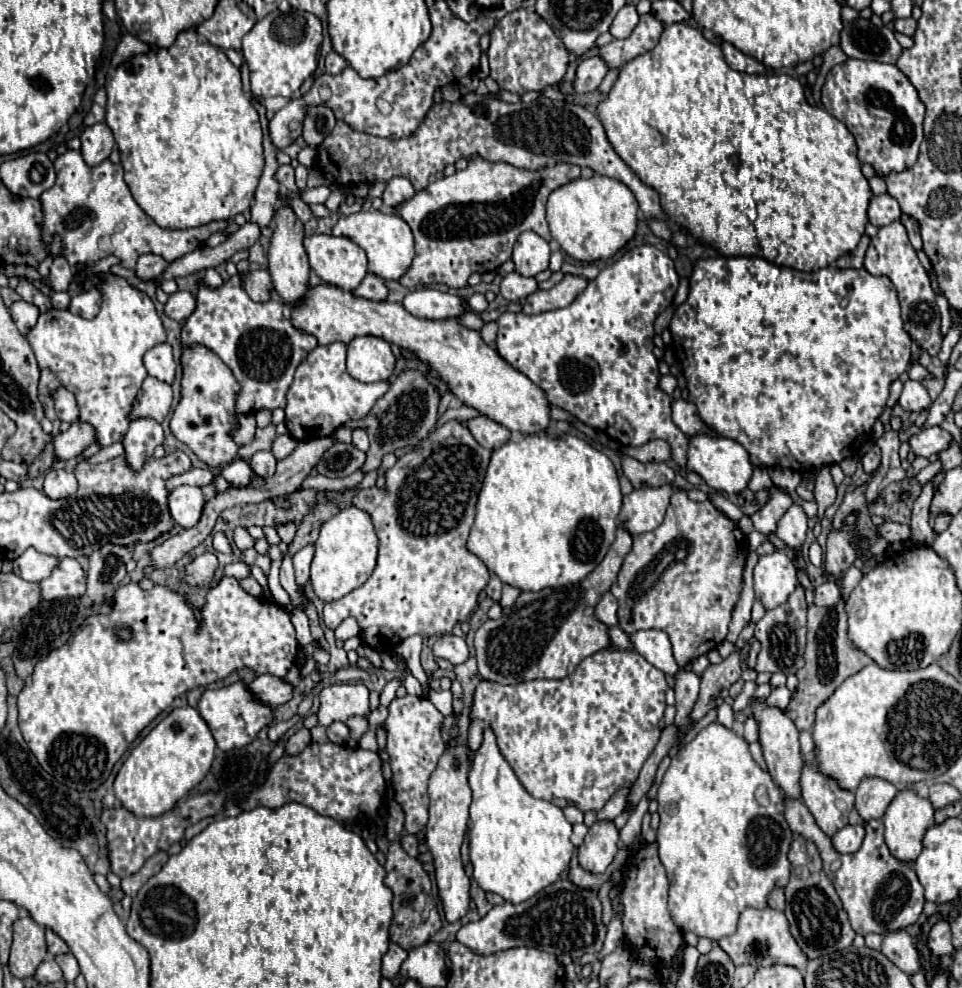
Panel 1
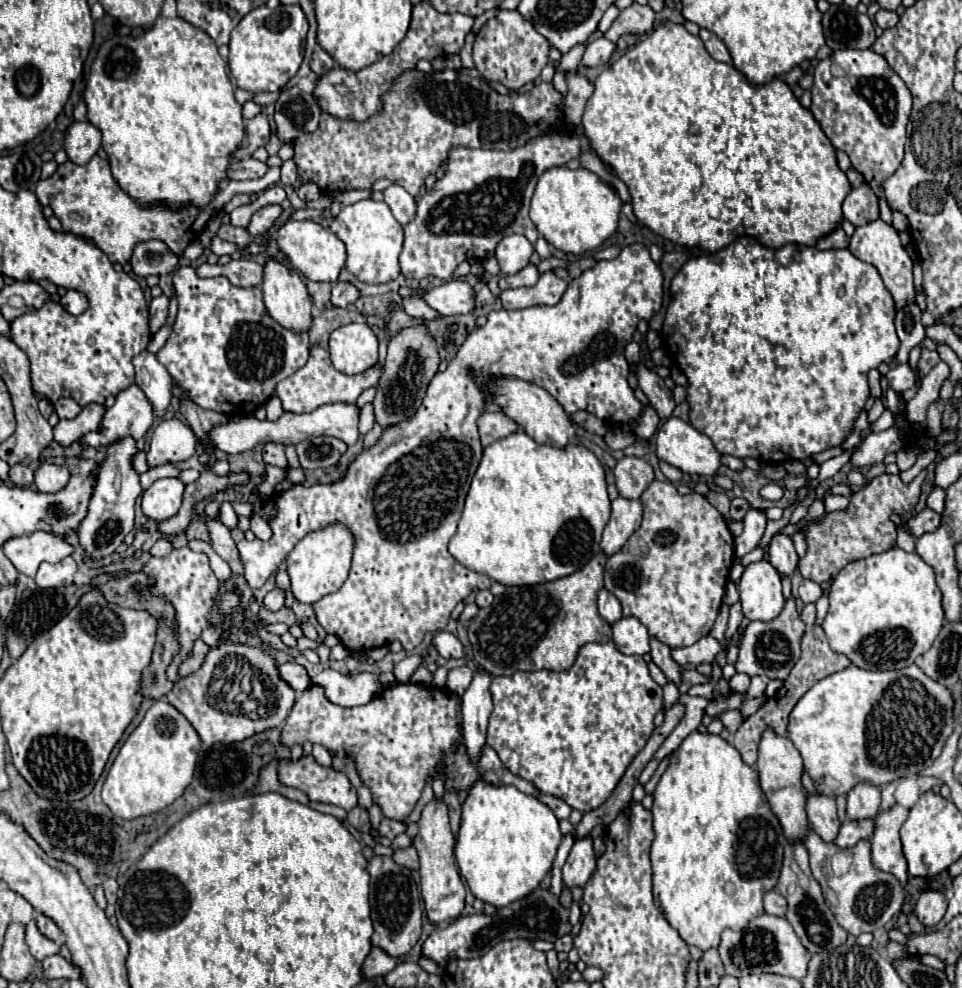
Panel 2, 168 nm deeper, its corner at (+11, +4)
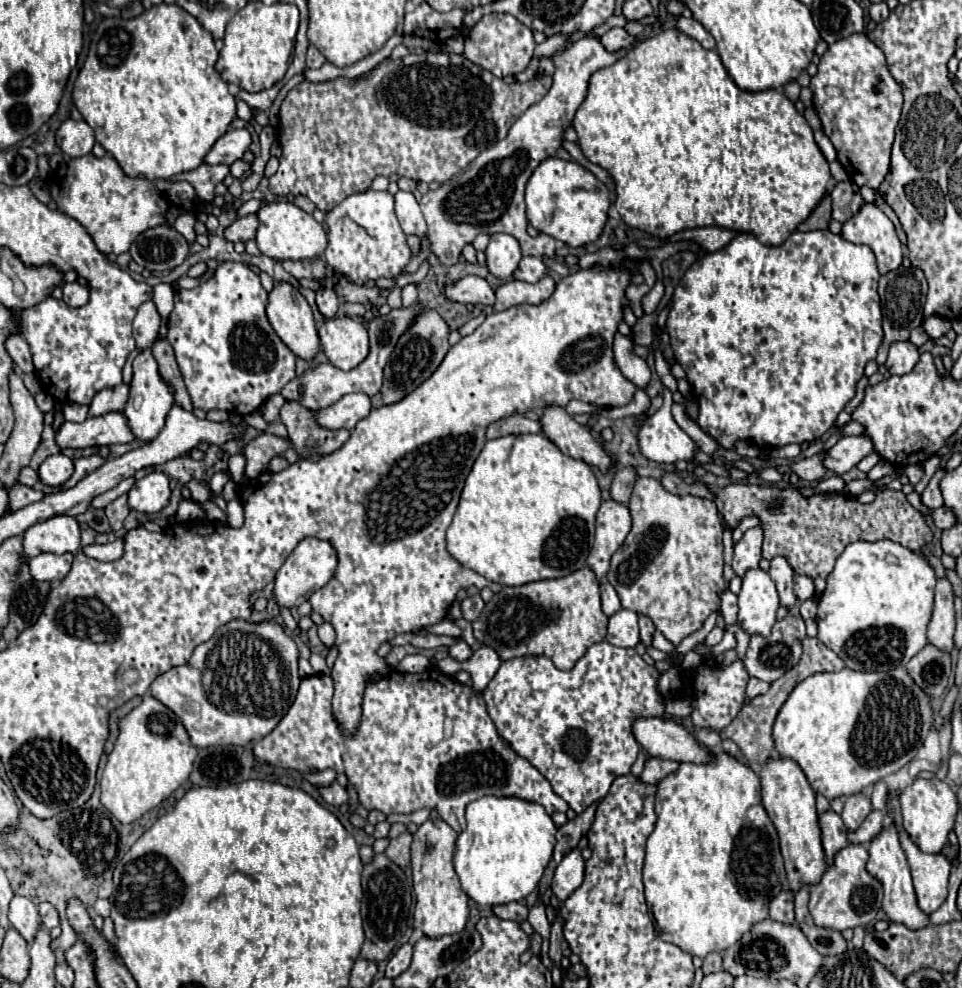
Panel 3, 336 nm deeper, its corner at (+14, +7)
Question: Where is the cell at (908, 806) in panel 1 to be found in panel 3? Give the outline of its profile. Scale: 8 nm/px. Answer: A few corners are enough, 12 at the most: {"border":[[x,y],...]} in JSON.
{"border":[[897,827],[869,843],[867,871],[883,883],[883,909],[895,923],[921,929],[909,863]]}

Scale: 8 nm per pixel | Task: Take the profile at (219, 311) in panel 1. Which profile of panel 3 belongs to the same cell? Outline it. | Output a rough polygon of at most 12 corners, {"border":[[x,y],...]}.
{"border":[[245,263],[175,293],[195,407],[257,411],[297,357]]}

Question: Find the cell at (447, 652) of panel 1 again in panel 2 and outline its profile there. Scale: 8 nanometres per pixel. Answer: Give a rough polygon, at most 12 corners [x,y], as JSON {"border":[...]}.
{"border":[[450,632],[434,634],[434,648],[444,658],[462,658],[464,648]]}

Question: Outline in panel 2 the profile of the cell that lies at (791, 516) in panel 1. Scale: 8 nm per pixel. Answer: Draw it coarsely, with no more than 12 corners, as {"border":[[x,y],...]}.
{"border":[[774,536],[768,560],[780,576],[792,576],[798,554],[788,536]]}

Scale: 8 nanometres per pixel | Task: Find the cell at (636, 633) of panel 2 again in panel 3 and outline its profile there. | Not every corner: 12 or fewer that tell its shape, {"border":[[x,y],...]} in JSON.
{"border":[[637,613],[611,615],[605,641],[617,647],[639,643]]}

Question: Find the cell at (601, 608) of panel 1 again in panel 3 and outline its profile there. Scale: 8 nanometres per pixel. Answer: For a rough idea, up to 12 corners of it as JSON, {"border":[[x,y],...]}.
{"border":[[601,581],[603,613],[611,617],[621,609],[615,589]]}

